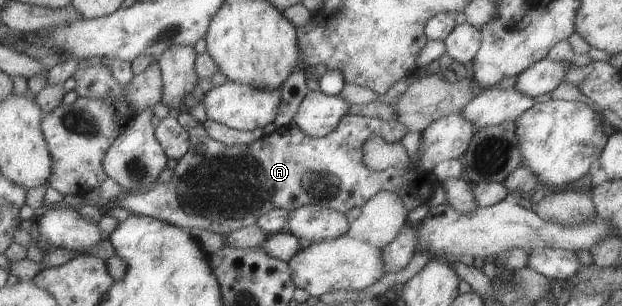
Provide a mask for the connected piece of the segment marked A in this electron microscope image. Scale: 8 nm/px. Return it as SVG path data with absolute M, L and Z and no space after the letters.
M180 112L176 118L177 121L179 121L179 123L187 130L190 137L190 146L189 151L187 151L181 159L177 160L177 166L174 169L175 175L173 175L173 178L168 184L158 183L157 187L153 187L153 189L146 191L145 193L128 193L126 197L123 197L123 199L119 201L119 207L127 209L131 211L131 213L140 216L151 216L152 218L160 219L165 223L170 223L176 226L178 225L180 228L191 227L207 229L207 231L220 233L222 236L225 236L237 229L255 225L257 220L263 214L269 213L272 208L287 210L289 212L303 205L320 205L321 207L334 209L335 211L339 211L339 213L346 214L353 206L362 207L362 204L364 204L369 198L372 198L373 195L379 193L381 190L385 190L399 195L399 197L402 198L405 209L409 212L412 209L415 209L415 207L419 207L419 205L428 204L432 198L432 194L434 193L436 185L434 176L423 171L421 167L417 165L411 165L411 167L405 167L405 169L399 169L399 167L388 167L387 169L383 169L383 171L371 171L371 169L365 165L365 161L363 161L363 143L371 137L373 132L378 131L378 119L376 118L345 114L341 118L341 121L339 121L339 125L337 125L329 135L323 137L309 137L309 135L305 135L299 127L289 125L287 127L277 128L271 134L264 134L254 143L244 145L234 144L232 146L225 145L222 142L212 139L205 131L203 123L199 122L190 112Z

